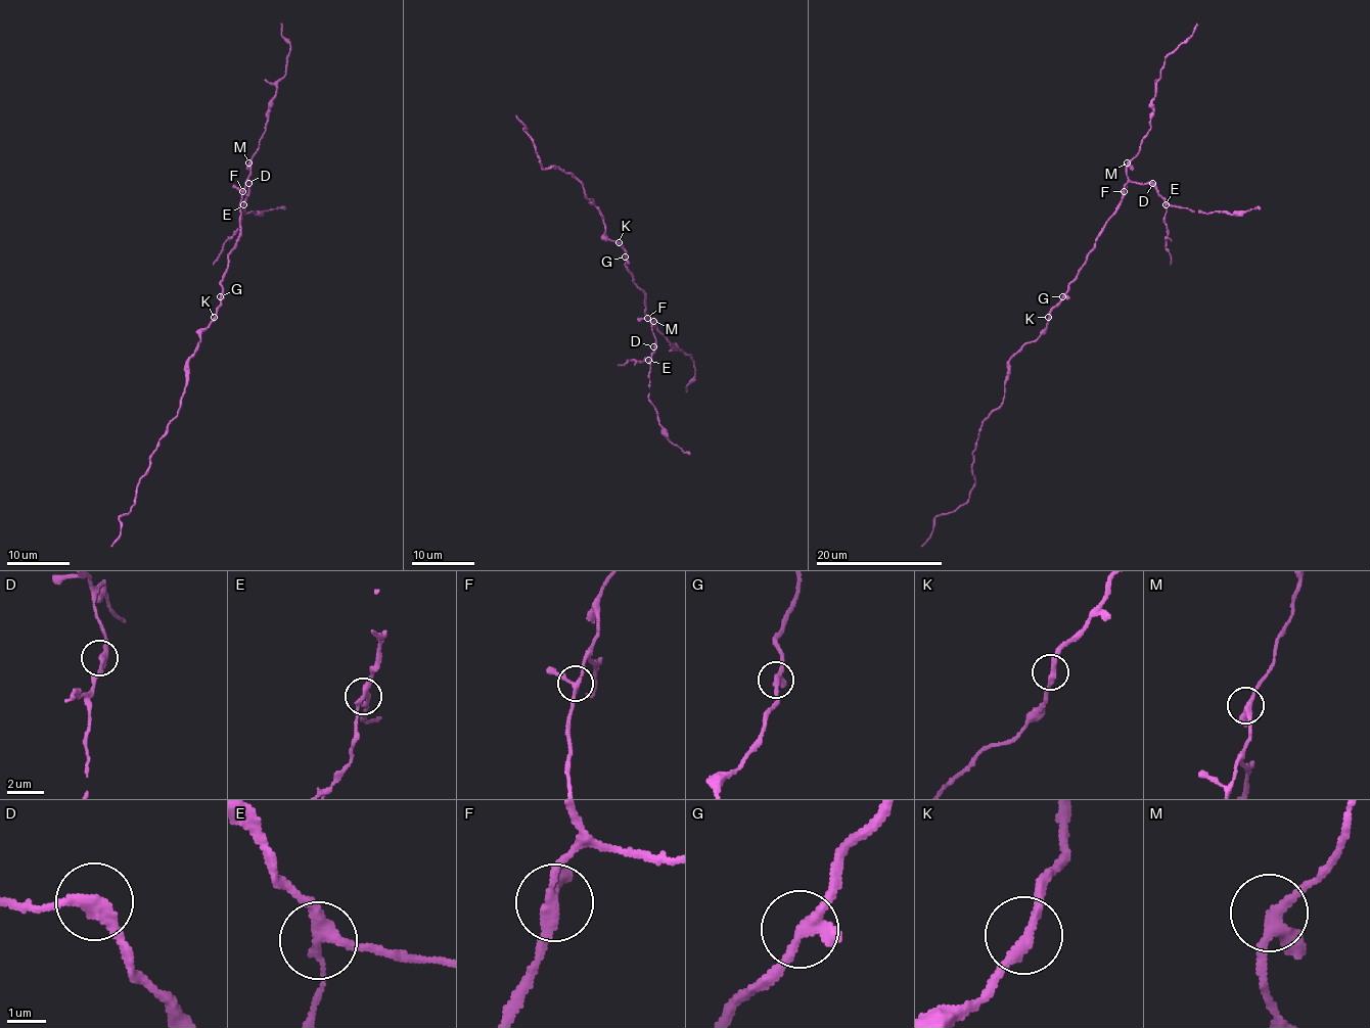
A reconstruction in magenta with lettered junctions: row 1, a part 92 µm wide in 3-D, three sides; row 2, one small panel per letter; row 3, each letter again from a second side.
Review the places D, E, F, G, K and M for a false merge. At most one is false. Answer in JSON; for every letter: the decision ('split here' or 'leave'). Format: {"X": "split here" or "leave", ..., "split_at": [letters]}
{"D": "leave", "E": "split here", "F": "leave", "G": "leave", "K": "leave", "M": "leave", "split_at": ["E"]}

